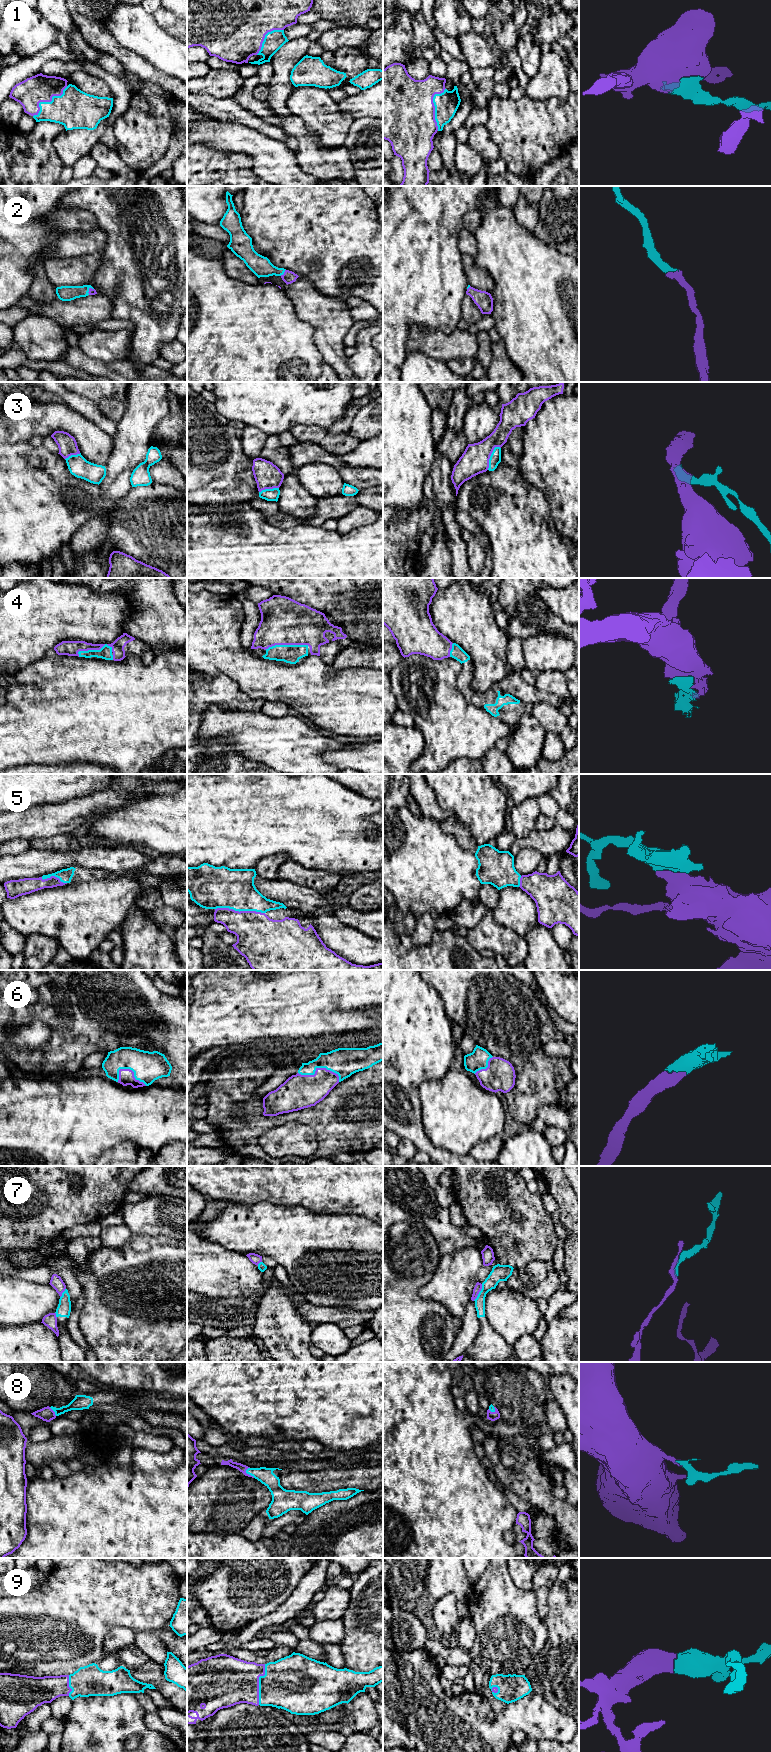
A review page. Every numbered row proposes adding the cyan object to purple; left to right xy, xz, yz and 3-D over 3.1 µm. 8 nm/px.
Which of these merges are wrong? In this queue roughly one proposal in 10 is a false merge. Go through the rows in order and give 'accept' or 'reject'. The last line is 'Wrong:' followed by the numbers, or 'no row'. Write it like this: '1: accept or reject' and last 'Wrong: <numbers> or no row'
1: accept
2: accept
3: accept
4: accept
5: accept
6: accept
7: reject
8: accept
9: accept
Wrong: 7

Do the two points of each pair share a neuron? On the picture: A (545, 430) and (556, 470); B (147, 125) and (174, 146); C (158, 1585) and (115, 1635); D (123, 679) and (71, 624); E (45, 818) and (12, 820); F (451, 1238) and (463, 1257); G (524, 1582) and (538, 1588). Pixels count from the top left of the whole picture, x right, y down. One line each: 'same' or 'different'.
A: same
B: different
C: different
D: different
E: same
F: different
G: different

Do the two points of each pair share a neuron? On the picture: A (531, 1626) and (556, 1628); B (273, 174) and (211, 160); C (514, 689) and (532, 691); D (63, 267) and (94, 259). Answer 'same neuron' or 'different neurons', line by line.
A: different neurons
B: different neurons
C: same neuron
D: same neuron

